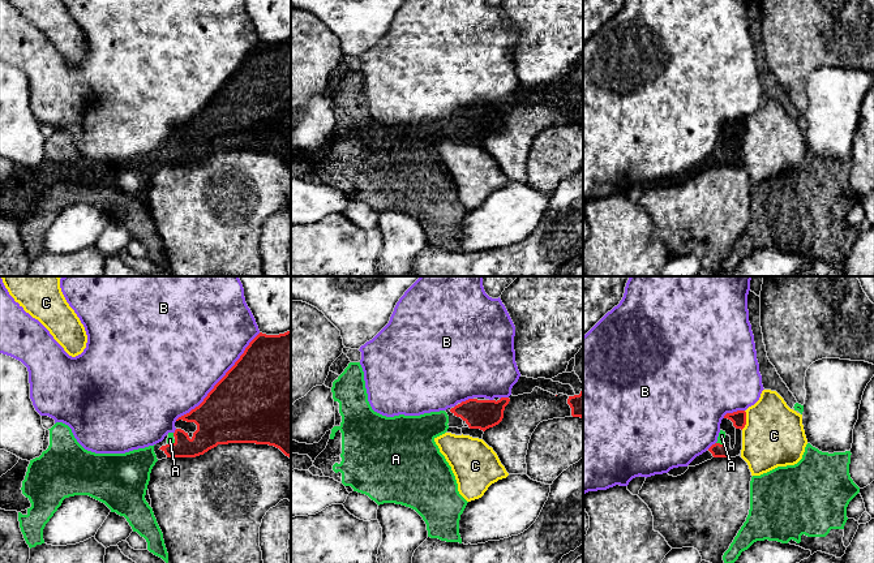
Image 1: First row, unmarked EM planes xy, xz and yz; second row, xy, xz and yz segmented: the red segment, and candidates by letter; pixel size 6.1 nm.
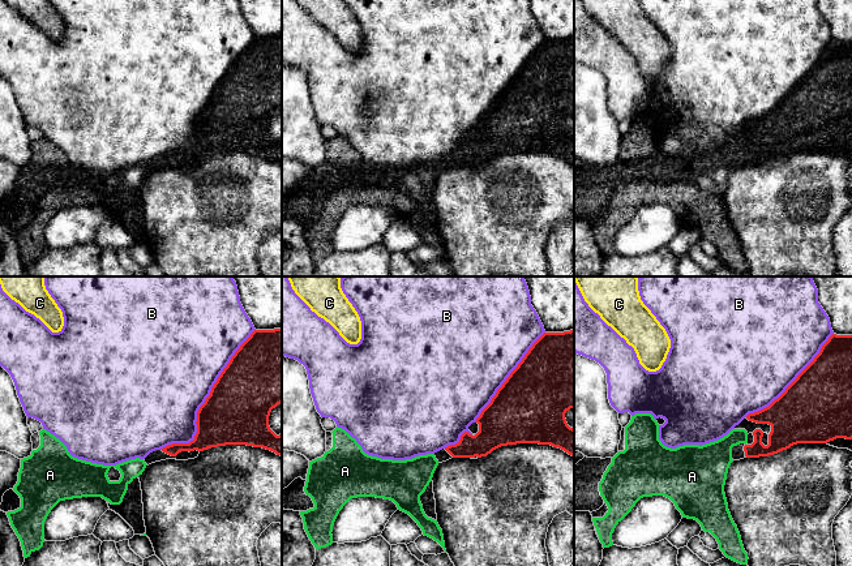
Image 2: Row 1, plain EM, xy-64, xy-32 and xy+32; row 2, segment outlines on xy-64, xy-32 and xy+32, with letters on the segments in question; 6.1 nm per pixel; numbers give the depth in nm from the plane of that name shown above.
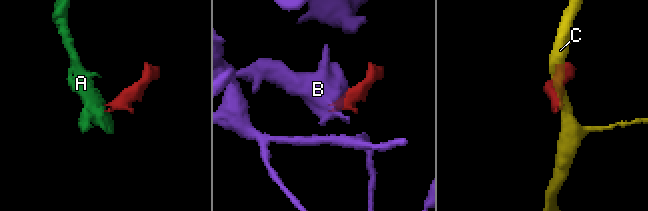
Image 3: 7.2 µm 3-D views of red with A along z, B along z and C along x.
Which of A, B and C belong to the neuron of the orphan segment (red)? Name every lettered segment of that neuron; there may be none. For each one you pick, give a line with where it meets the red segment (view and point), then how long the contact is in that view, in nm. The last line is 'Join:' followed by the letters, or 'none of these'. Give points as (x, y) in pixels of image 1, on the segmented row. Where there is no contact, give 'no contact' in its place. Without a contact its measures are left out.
A: xy (171, 443) | 60 nm
Join: A

